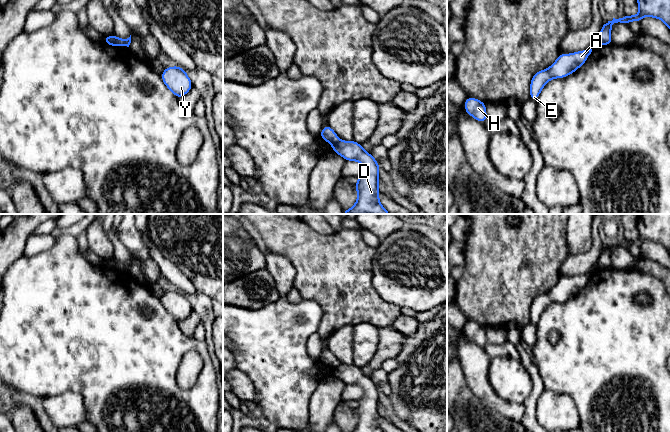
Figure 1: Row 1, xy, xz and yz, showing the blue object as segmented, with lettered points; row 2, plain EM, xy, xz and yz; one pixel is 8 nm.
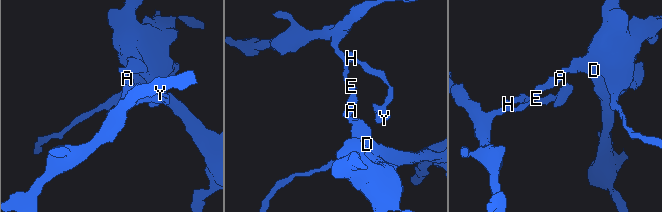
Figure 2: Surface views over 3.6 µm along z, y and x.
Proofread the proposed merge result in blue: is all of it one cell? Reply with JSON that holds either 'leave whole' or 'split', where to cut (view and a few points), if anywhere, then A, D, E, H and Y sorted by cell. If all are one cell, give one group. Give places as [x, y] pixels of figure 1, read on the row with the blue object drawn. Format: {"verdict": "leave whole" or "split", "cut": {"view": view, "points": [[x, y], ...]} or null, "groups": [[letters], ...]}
{"verdict": "split", "cut": {"view": "xy", "points": [[113, 35], [113, 43], [111, 45]]}, "groups": [["A", "E", "H", "Y"], ["D"]]}

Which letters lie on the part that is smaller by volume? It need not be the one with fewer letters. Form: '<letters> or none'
A, E, H, Y

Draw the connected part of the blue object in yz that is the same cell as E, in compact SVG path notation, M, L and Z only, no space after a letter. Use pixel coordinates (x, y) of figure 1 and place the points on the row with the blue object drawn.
M586 49L571 54L560 53L557 60L549 68L534 74L530 82L530 99L536 102L542 88L549 80L564 78L574 73L586 62L591 52L592 49Z

